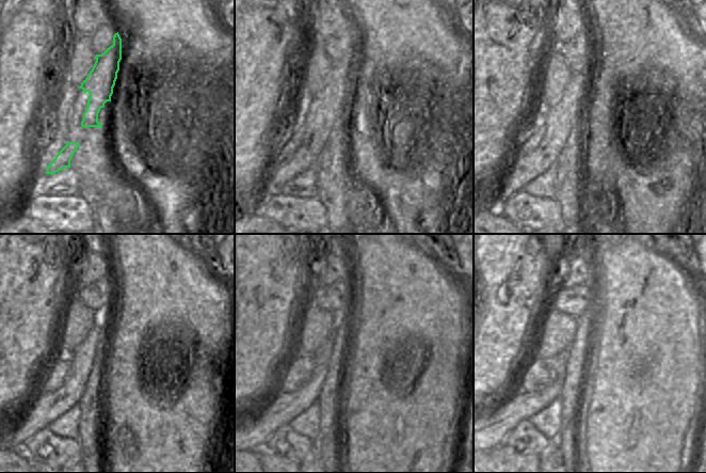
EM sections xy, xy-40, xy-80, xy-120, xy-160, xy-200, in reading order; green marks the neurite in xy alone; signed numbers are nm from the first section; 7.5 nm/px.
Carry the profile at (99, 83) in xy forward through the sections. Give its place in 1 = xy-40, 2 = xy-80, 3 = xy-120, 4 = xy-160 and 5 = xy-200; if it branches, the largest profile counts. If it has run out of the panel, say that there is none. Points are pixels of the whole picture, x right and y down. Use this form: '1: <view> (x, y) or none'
1: xy-40 (339, 79)
2: xy-80 (568, 114)
3: xy-120 (46, 408)
4: xy-160 (283, 408)
5: xy-200 (495, 426)

